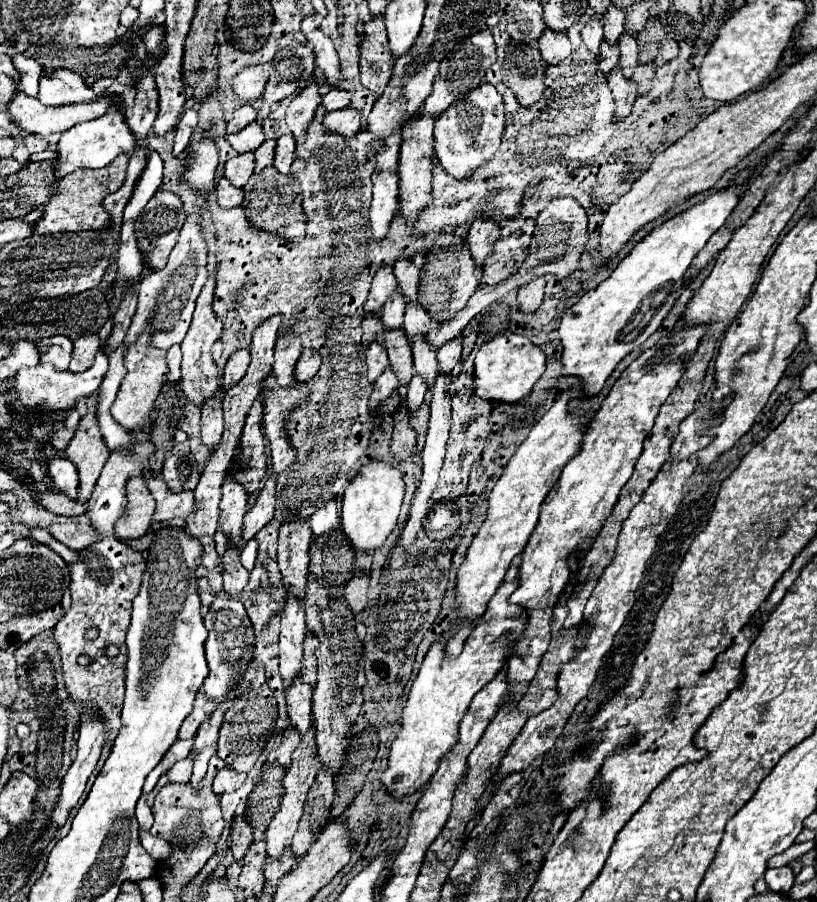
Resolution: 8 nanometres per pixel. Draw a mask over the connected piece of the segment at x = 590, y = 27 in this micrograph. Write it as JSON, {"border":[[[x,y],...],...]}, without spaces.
{"border":[[[591,18],[585,28],[581,30],[581,38],[585,42],[585,46],[589,48],[589,52],[593,52],[595,56],[599,56],[599,46],[603,42],[603,24],[599,18]]]}

